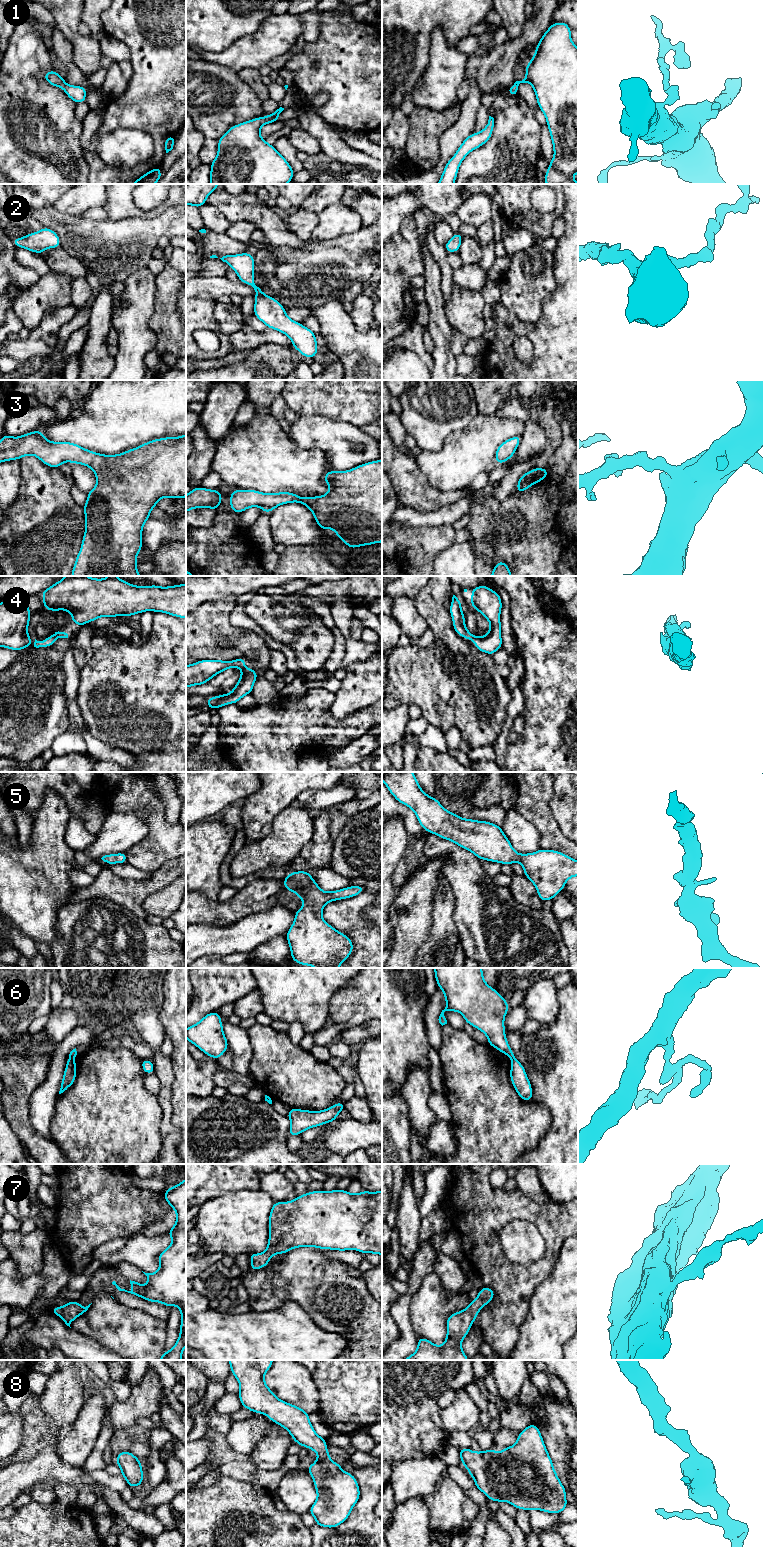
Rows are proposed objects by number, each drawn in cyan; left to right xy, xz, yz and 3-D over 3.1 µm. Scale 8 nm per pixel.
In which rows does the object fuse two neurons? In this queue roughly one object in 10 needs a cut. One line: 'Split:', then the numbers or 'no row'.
Split: 6

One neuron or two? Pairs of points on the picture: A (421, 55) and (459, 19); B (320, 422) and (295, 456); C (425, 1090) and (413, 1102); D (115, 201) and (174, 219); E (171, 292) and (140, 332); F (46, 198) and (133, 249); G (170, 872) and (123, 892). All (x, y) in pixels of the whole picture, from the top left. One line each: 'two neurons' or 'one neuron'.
A: one neuron
B: two neurons
C: one neuron
D: two neurons
E: two neurons
F: two neurons
G: one neuron

